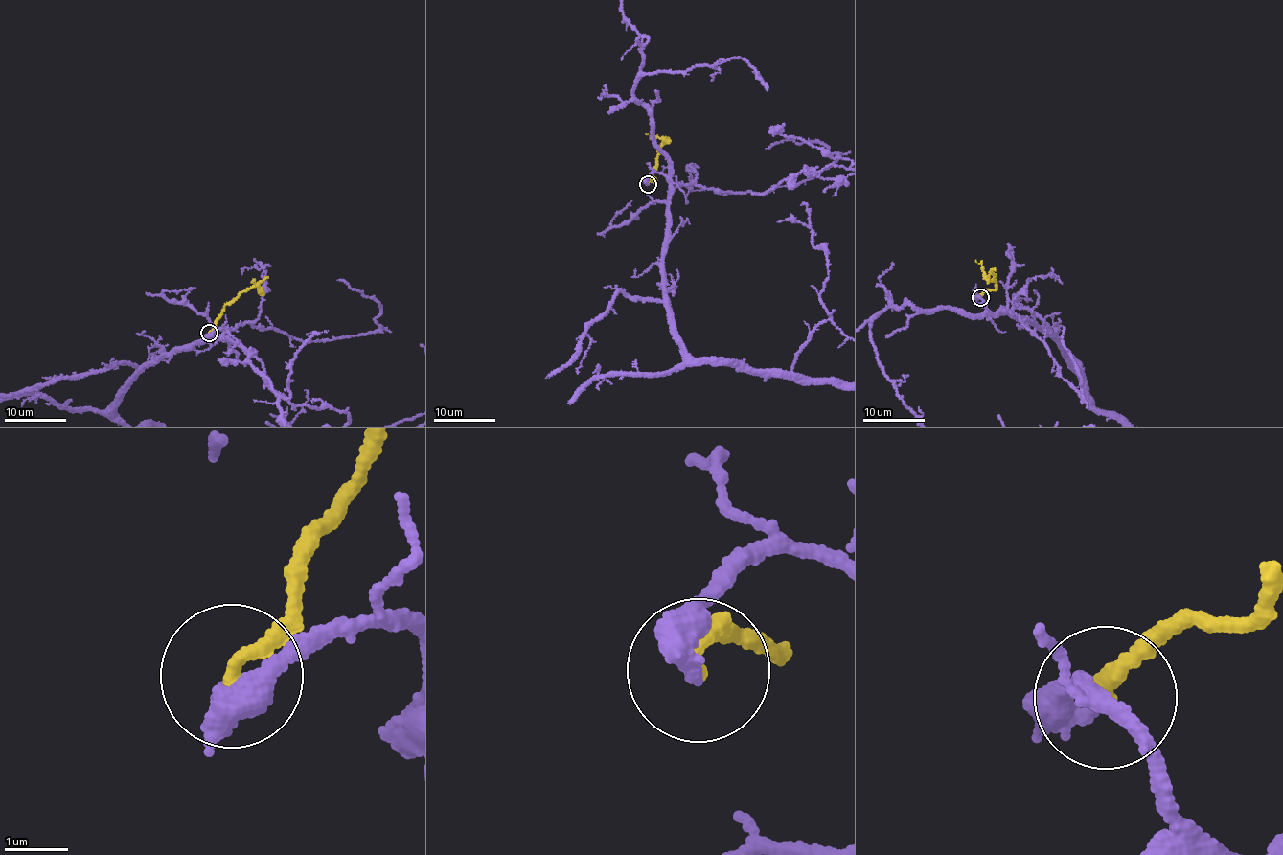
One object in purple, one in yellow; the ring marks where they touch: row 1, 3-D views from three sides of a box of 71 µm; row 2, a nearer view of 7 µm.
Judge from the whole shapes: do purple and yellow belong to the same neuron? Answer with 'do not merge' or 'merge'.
merge

